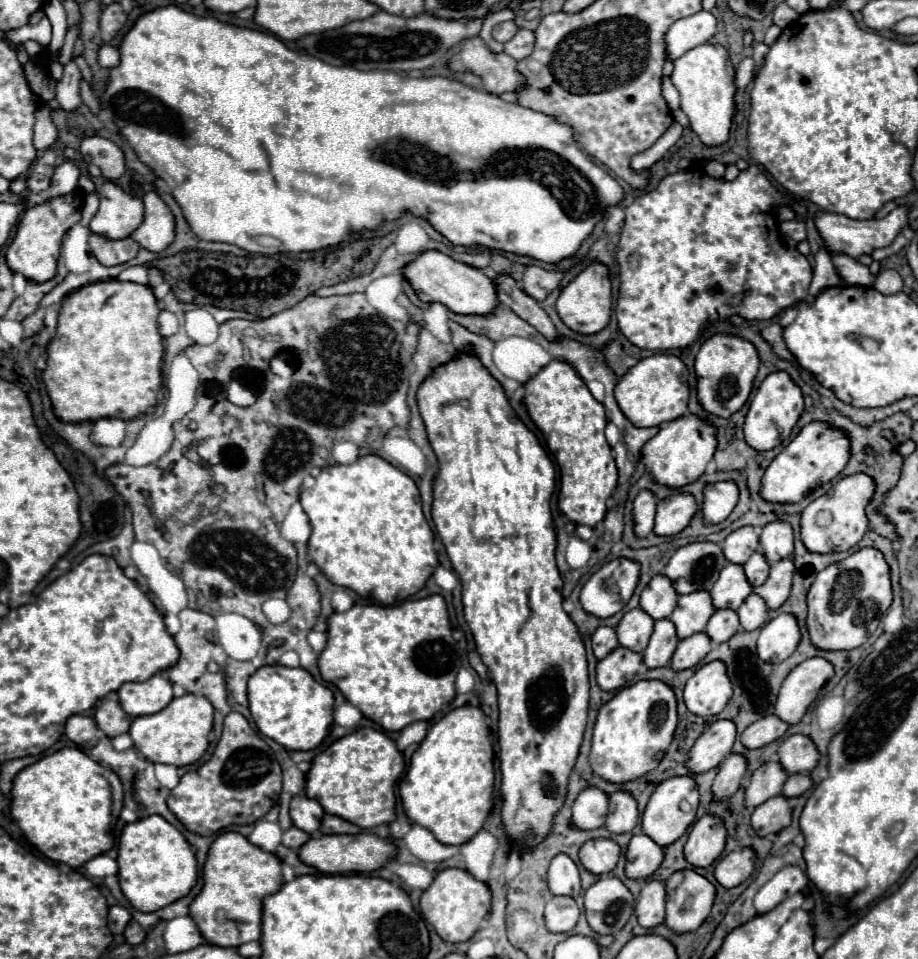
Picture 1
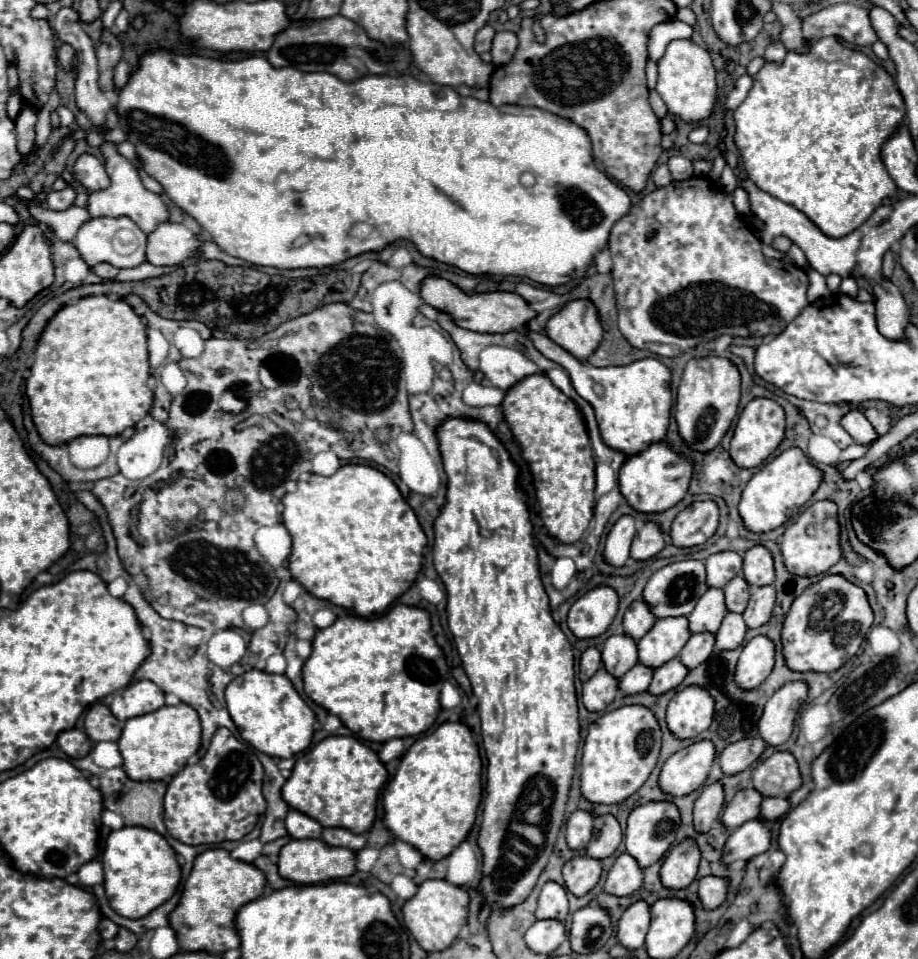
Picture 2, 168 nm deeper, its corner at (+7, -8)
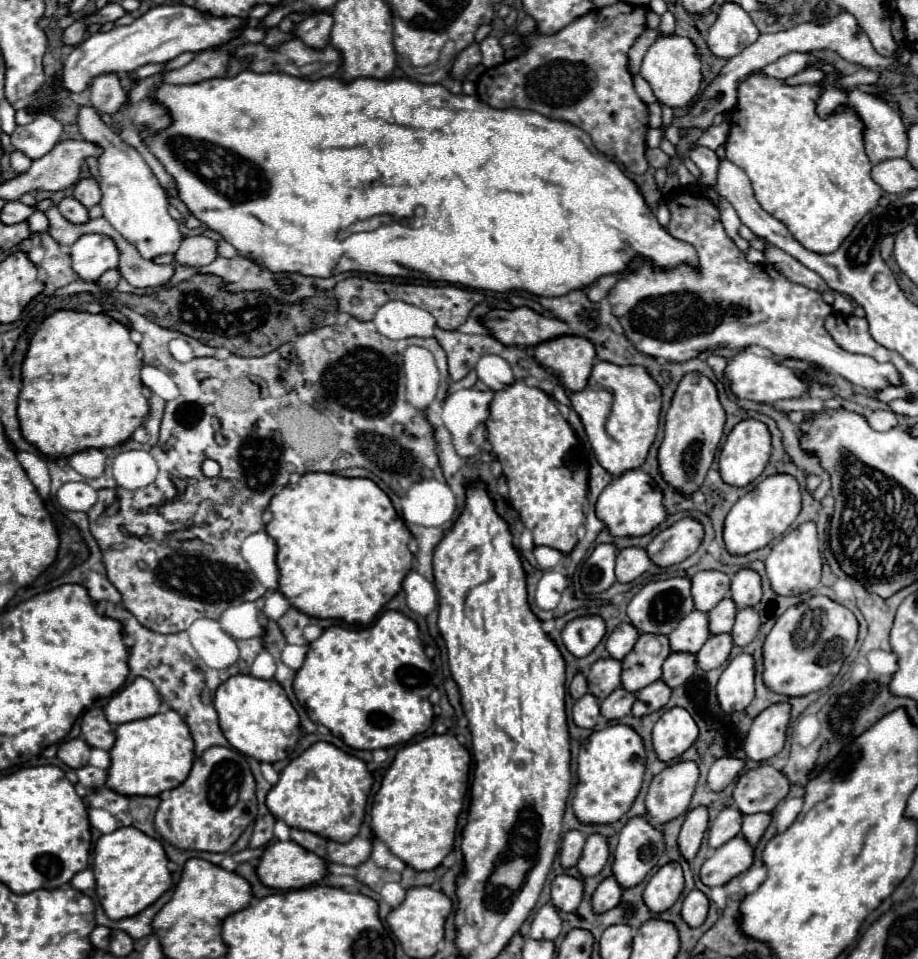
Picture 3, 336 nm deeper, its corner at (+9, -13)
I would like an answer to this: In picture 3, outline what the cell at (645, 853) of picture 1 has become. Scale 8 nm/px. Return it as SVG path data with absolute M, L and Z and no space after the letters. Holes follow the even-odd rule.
M609 876L597 886L597 890L593 894L593 910L597 914L607 912L607 910L615 908L621 902L621 898L623 898L623 888L619 886L615 876Z

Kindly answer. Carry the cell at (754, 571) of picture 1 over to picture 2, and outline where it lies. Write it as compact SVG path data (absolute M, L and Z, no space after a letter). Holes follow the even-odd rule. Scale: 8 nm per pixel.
M735 577L733 581L729 581L729 585L725 585L723 593L725 593L727 611L731 611L731 613L745 611L745 605L749 601L749 585L745 585L743 577Z

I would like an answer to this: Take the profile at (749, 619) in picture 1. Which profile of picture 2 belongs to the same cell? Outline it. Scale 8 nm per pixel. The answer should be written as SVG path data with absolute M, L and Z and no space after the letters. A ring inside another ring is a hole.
M727 613L719 631L715 633L715 647L719 651L737 649L745 637L745 621L739 613Z

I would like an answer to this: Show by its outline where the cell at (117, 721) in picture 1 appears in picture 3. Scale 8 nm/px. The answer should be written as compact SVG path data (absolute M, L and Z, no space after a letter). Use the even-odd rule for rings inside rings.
M90 708L81 717L81 732L83 740L91 748L101 748L101 750L111 750L115 744L115 726L111 726L101 708Z

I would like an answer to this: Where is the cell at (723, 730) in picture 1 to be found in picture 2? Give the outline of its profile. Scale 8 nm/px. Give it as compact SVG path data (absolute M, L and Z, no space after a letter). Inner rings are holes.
M697 741L671 755L659 773L659 787L671 797L683 797L697 791L709 775L715 759L711 741Z

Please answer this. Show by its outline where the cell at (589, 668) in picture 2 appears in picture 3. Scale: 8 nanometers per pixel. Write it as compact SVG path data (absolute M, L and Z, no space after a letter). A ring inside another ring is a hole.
M577 672L577 674L575 674L575 678L573 678L571 686L569 686L569 692L571 692L571 696L573 696L575 700L587 694L587 678L585 678L583 672Z

